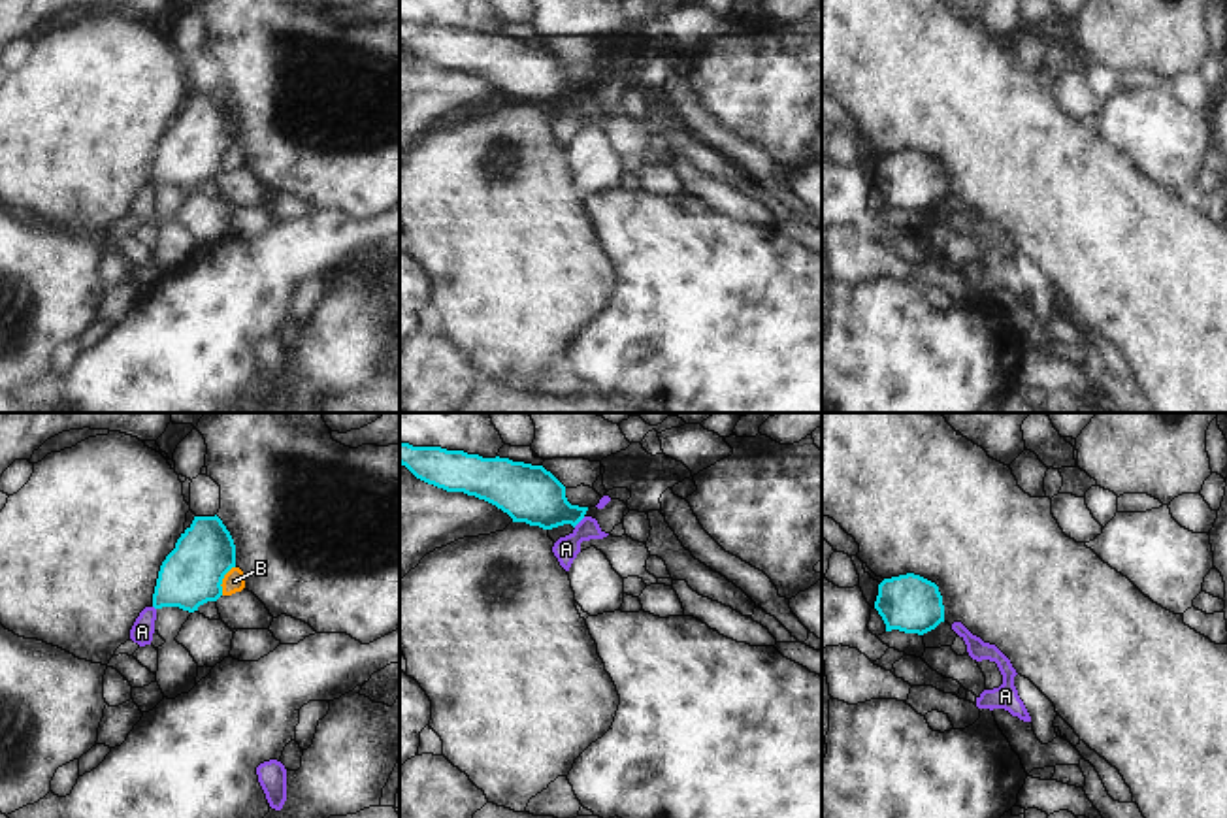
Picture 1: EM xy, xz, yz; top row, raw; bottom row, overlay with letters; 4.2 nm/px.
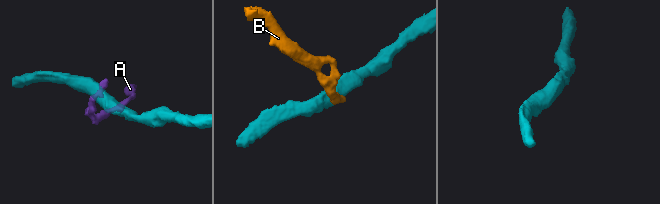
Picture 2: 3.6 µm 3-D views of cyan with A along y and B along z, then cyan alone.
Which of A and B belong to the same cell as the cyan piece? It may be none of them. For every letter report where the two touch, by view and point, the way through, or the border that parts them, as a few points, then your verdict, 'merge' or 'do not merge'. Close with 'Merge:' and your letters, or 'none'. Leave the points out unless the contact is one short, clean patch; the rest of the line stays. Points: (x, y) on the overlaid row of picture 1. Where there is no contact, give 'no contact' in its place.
A: meets cyan in xz at (579, 521); border along xz (585, 517), (573, 526); do not merge
B: meets cyan in xy at (221, 581); border along xy (234, 566), (223, 579), (221, 594); do not merge
Merge: none

